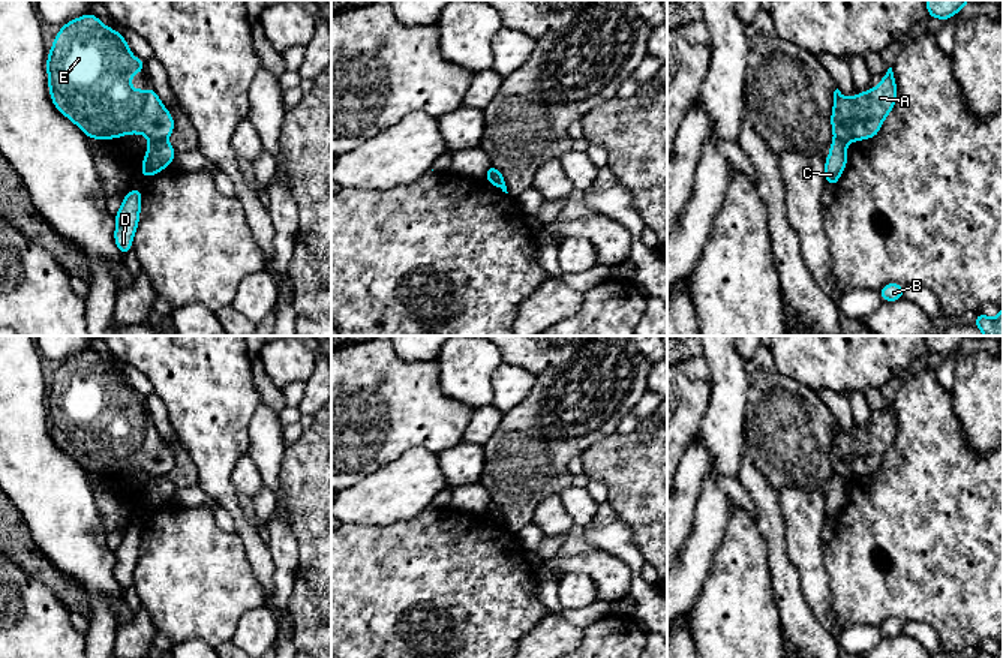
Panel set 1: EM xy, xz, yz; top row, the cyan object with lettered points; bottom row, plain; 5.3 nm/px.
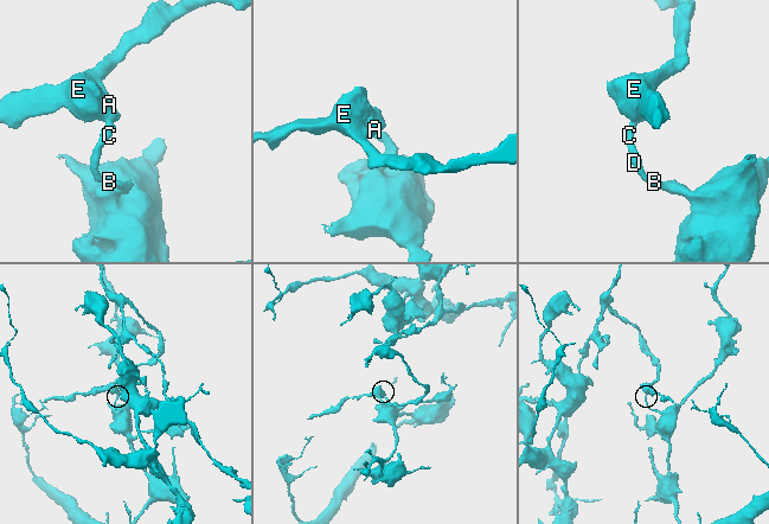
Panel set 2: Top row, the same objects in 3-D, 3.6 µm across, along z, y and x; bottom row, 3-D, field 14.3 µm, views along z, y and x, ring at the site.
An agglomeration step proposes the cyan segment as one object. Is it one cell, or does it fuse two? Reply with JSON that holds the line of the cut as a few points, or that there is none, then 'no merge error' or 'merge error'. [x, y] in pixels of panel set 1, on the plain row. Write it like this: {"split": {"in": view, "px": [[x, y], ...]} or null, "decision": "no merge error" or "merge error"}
{"split": {"in": "xz", "px": [[486, 510], [502, 514]]}, "decision": "merge error"}

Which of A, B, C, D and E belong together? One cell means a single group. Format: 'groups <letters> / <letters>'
groups A E / B C D

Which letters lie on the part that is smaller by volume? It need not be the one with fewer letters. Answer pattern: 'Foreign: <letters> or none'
Foreign: A, E

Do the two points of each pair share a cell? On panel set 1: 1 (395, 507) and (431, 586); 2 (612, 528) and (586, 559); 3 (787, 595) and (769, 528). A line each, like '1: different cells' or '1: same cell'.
1: different cells
2: different cells
3: same cell

